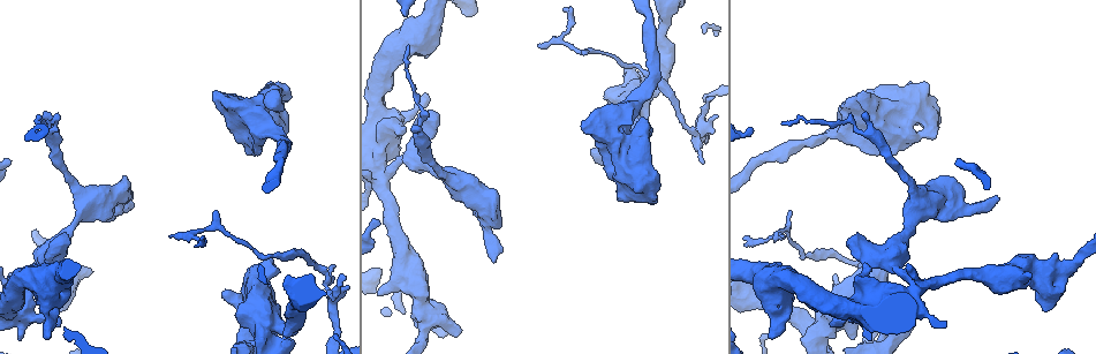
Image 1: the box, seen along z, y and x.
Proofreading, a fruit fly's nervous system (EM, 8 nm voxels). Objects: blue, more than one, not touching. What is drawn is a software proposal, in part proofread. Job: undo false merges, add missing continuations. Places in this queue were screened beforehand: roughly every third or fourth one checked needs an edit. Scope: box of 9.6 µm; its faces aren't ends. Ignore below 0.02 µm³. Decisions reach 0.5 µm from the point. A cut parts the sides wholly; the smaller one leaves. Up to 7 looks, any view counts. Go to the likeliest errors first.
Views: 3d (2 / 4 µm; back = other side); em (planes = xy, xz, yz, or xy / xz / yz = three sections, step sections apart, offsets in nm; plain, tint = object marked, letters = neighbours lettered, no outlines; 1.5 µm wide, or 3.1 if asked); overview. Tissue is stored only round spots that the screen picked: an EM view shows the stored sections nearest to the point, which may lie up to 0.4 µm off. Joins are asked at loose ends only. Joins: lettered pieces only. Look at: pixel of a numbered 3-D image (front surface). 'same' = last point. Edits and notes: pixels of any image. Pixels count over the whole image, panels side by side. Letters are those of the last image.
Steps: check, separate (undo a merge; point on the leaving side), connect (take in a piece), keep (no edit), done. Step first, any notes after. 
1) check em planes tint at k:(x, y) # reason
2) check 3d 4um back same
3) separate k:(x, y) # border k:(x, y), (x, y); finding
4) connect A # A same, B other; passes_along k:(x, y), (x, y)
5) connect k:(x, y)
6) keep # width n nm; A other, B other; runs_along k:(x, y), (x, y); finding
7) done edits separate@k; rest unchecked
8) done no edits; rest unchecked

check em xy step 4 tint at 1:(932, 188)

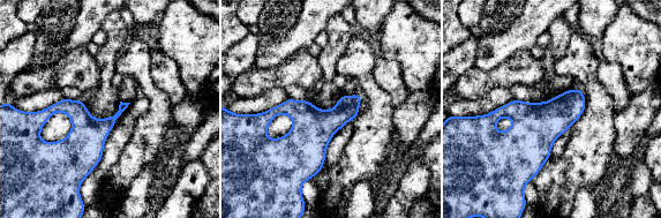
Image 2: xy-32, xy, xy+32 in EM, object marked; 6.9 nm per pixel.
check em planes letters same # cut it another way

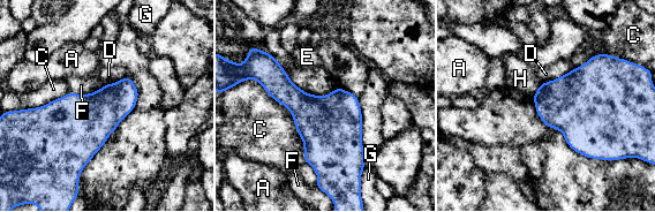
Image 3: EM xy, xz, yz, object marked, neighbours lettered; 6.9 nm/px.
keep # A other, C other, D other, E other, F other, G other, H other; border 3:(104, 84), (87, 93), (70, 92); continuous, no second neuron

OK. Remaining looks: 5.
check 3d 4um at 1:(593, 149) # thick end

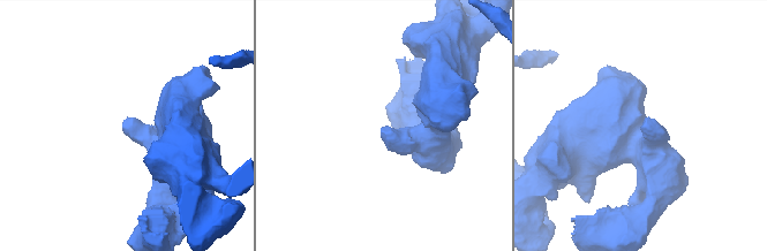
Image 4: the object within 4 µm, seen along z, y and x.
check em planes letters at 4:(646, 118)

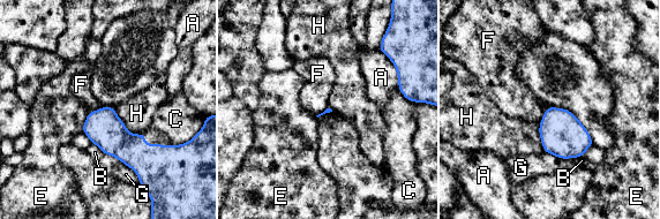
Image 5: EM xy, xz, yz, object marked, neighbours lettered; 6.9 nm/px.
keep # longest_contact A 320 nm; A other, B other, C other, E other, F other, G other, H other; border 5:(548, 106), (539, 121); none of them fits

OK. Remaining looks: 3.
check em planes letters at 1:(229, 100) # free end

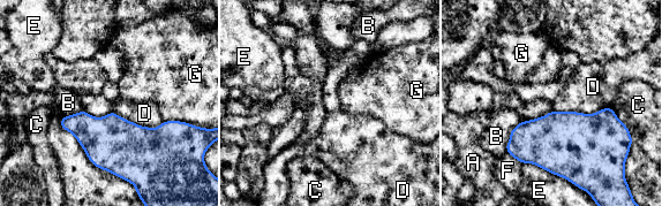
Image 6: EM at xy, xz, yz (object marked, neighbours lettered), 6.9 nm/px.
keep # A other, B other, C other, D other, E other, F other, G other; no lettered piece goes on from it

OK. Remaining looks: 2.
done no edits; rest unchecked

